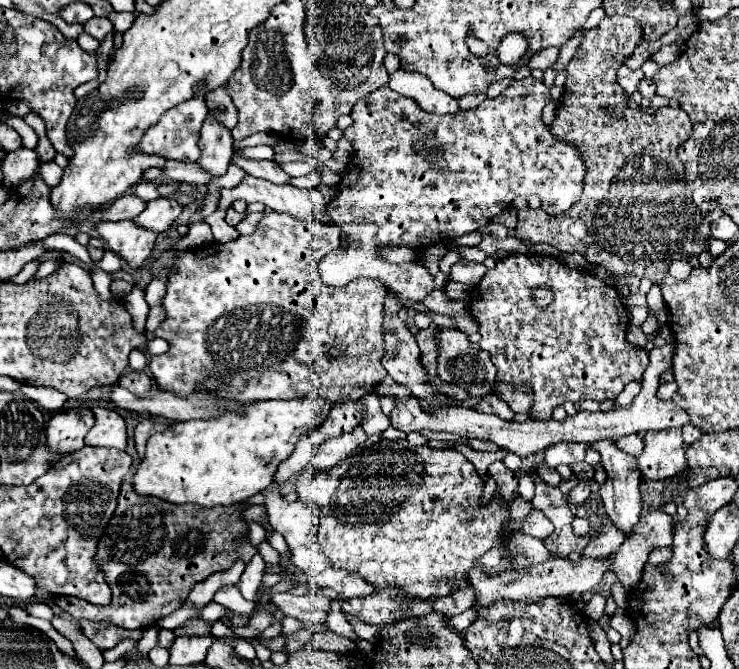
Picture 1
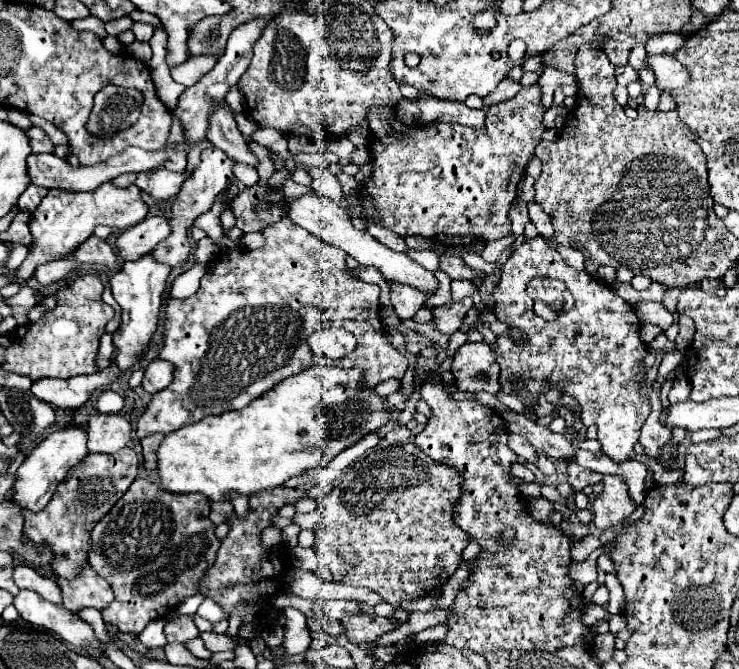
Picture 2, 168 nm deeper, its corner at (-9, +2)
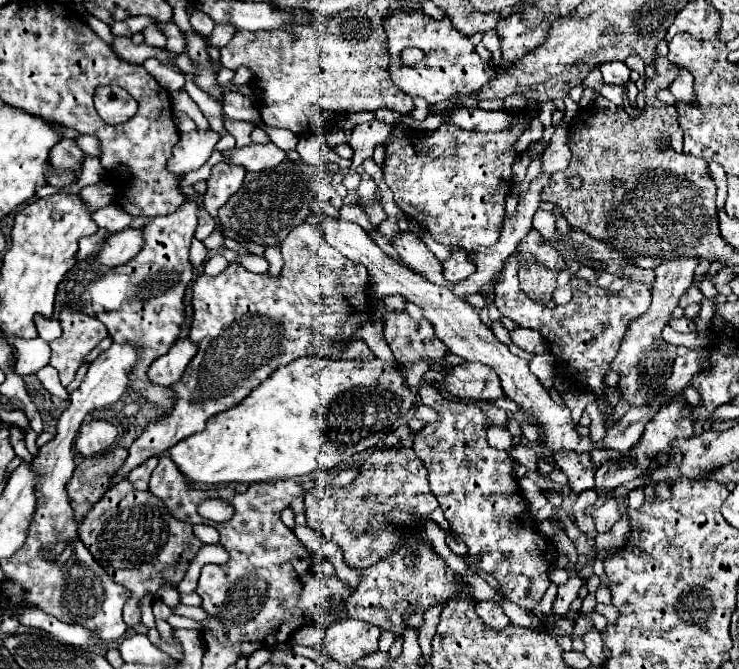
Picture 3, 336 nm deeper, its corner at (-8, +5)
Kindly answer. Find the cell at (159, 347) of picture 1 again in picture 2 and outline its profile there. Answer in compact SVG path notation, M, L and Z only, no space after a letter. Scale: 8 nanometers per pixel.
M114 362L98 373L78 375L72 379L38 379L32 383L30 391L40 399L60 409L76 409L82 407L90 393L100 389L102 385L110 385L117 381L123 374Z

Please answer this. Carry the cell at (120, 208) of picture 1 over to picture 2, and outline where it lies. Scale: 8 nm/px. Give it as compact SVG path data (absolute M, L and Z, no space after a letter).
M160 165L158 169L140 173L138 179L136 179L136 185L138 185L146 195L150 195L152 199L164 201L164 199L172 199L172 197L174 197L174 183L178 183L178 185L176 185L176 193L178 193L180 185L182 185L186 179L188 179L188 171L174 173L174 171L168 171L168 169L164 169L164 167Z

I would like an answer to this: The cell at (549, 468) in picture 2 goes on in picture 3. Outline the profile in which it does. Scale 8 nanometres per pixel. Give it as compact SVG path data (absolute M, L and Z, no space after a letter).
M515 446L513 450L509 450L509 456L515 462L527 466L531 472L537 472L537 454L531 446Z

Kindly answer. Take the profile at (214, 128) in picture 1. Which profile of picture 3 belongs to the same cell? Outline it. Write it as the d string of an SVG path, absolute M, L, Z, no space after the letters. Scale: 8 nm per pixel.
M185 194L185 206L181 210L151 218L145 226L145 246L127 264L109 270L99 280L91 282L79 300L85 314L101 320L115 342L135 342L139 350L139 362L129 374L129 384L135 392L143 394L155 404L157 412L165 412L171 406L171 388L155 386L147 378L149 364L163 356L175 338L179 336L179 326L183 322L183 294L193 278L193 266L189 262L191 238L197 230L199 218L199 194Z

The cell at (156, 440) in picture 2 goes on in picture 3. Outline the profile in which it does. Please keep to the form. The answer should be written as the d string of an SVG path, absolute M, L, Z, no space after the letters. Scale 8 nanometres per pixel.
M151 458L149 462L145 462L145 464L141 464L139 468L135 468L133 472L129 472L129 476L127 476L127 480L137 488L137 490L147 490L147 484L149 484L149 476L151 476L151 472L153 472L153 468L157 466L157 460L159 458Z

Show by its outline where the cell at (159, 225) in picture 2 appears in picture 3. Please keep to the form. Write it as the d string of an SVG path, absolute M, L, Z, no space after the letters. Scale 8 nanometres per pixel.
M127 228L117 234L109 234L97 254L97 260L109 268L121 266L133 260L141 252L143 244L145 238L141 234L141 228Z

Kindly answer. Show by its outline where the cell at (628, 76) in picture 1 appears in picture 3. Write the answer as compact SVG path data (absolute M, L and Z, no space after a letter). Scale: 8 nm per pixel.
M607 62L605 66L601 66L601 74L605 84L627 84L631 70L625 62Z

